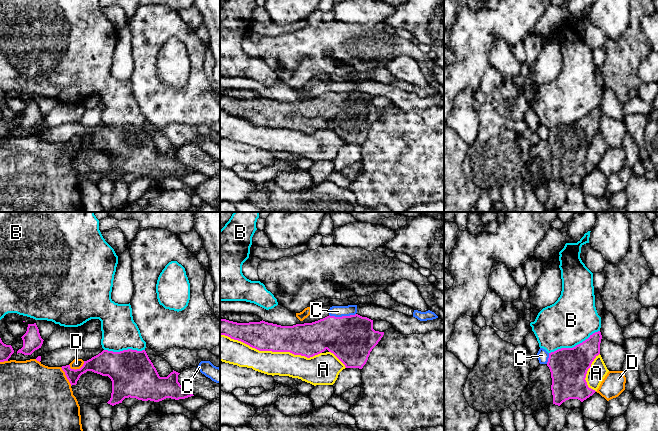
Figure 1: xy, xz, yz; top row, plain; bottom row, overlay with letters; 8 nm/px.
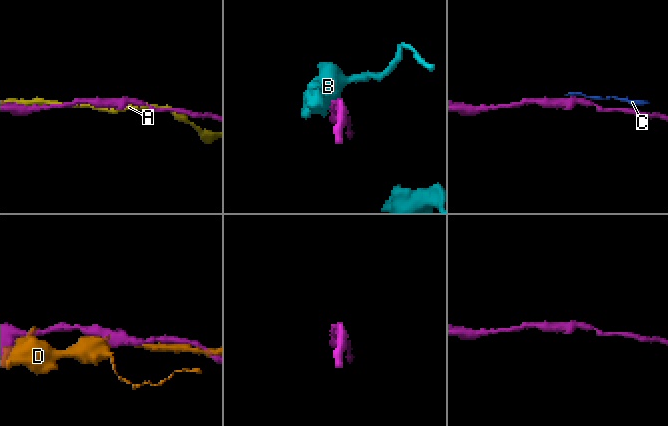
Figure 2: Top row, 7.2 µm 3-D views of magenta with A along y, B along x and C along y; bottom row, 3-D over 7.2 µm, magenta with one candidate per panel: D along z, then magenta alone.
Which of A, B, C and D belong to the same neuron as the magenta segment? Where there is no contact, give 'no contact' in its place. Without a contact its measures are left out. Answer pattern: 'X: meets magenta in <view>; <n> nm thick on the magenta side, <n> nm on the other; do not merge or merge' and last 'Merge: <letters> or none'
A: meets magenta in xz; 260 nm thick on the magenta side, 190 nm on the other; do not merge
B: meets magenta in yz; 300 nm thick on the magenta side, 380 nm on the other; do not merge
C: meets magenta in xz; 360 nm thick on the magenta side, 100 nm on the other; do not merge
D: meets magenta in xy; 200 nm thick on the magenta side, 80 nm on the other; do not merge
Merge: none

